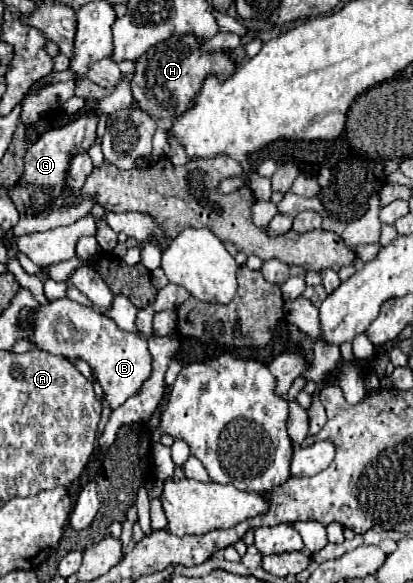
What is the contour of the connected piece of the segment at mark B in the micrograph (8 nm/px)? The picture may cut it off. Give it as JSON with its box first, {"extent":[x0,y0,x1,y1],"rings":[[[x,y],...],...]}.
{"extent":[31,297,151,409],"rings":[[[63,297],[49,305],[41,305],[33,319],[37,325],[31,337],[35,347],[53,355],[63,355],[69,361],[75,361],[77,357],[85,359],[95,369],[97,381],[101,383],[111,409],[117,409],[127,401],[127,397],[135,395],[143,387],[143,381],[151,375],[151,355],[147,341],[137,333],[121,331],[113,319],[91,307]]]}

